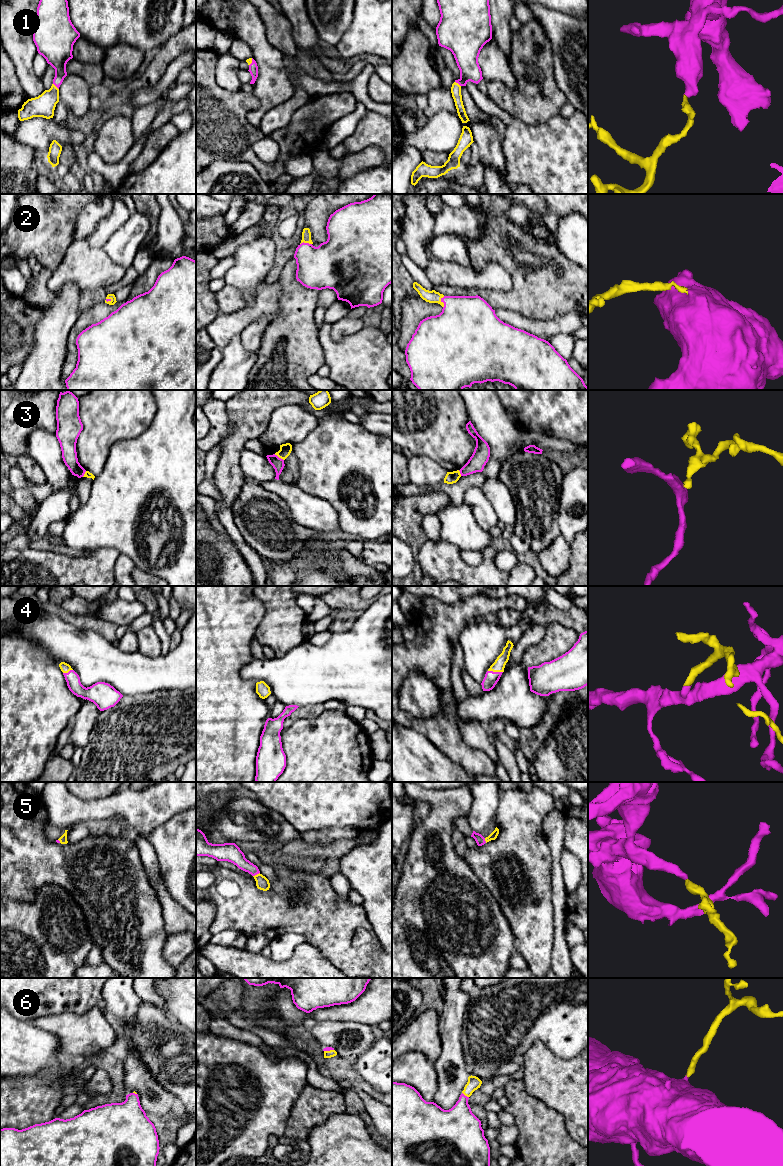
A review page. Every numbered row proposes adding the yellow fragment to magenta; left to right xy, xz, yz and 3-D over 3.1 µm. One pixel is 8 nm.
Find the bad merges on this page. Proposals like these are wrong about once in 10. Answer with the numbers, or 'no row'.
3

